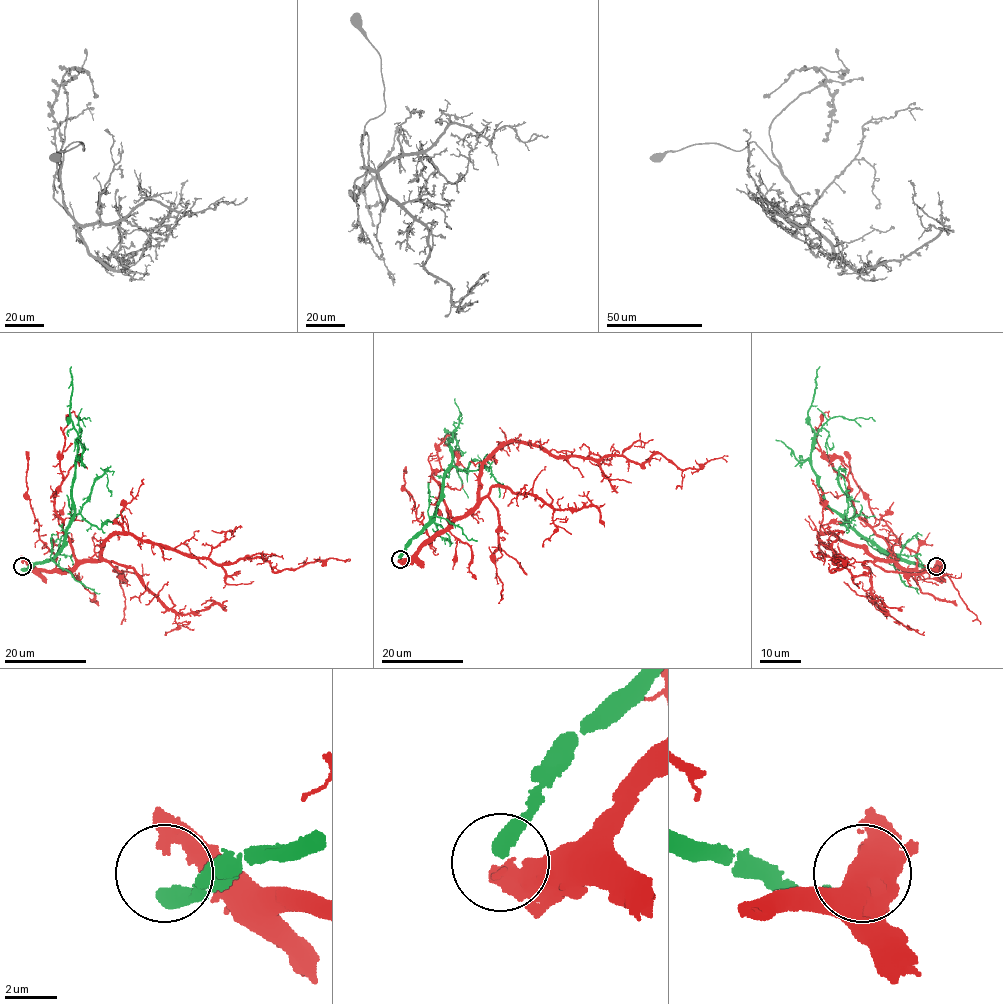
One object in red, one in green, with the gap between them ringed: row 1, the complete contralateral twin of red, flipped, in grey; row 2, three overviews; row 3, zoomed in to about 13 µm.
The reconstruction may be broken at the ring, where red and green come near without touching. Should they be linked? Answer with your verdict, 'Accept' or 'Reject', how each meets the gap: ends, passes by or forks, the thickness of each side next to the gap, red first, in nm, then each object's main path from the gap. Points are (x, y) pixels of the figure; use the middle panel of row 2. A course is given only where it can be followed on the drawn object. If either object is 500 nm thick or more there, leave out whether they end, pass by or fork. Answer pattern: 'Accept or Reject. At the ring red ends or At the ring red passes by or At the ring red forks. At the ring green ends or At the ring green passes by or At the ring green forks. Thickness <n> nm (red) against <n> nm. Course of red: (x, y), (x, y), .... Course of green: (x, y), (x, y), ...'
Reject. Thickness 360 nm (red) against 550 nm. Course of red: (400, 560), (472, 508), (482, 464), (508, 443), (634, 463), (660, 454), (681, 469), (727, 455). Course of green: (400, 558), (405, 546), (431, 519), (441, 497), (454, 433), (454, 459), (468, 498)

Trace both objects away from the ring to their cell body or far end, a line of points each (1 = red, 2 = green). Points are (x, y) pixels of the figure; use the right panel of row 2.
1: (937, 563), (902, 568), (820, 534), (834, 564), (841, 558), (831, 571), (847, 564), (832, 561)
2: (935, 569), (881, 550), (825, 501), (812, 467), (814, 435), (836, 416), (853, 420), (870, 417), (875, 421)

